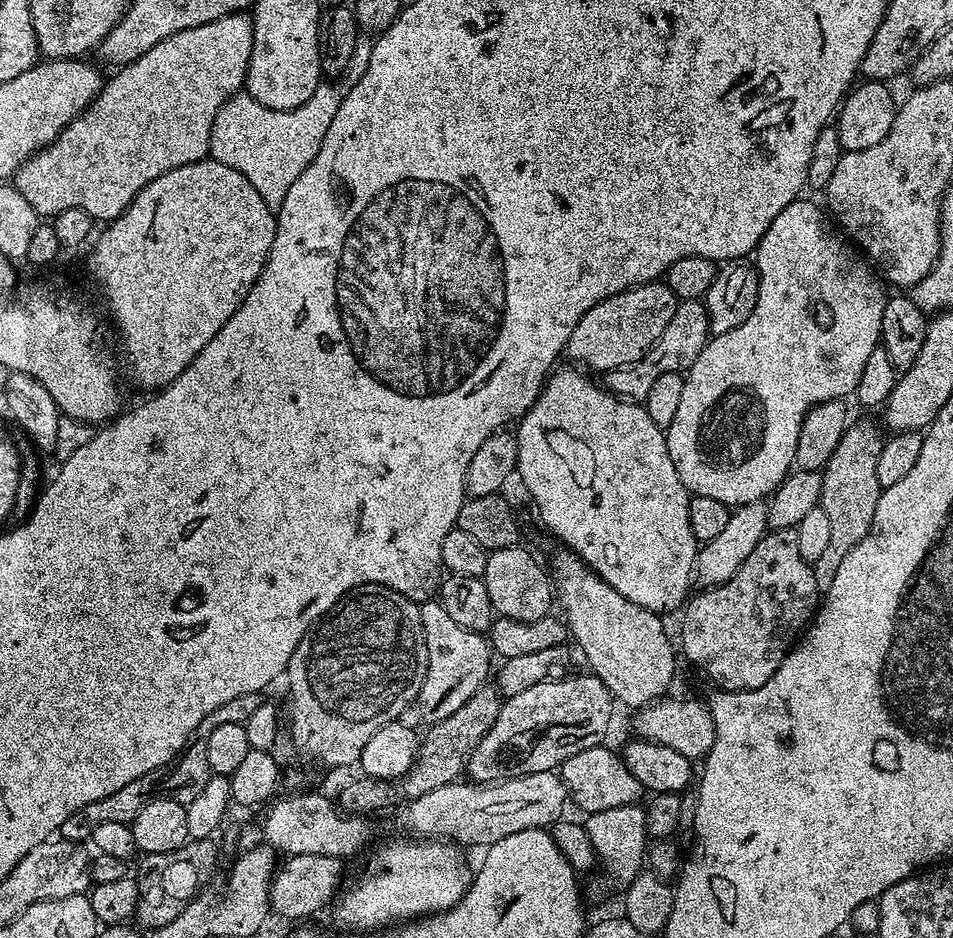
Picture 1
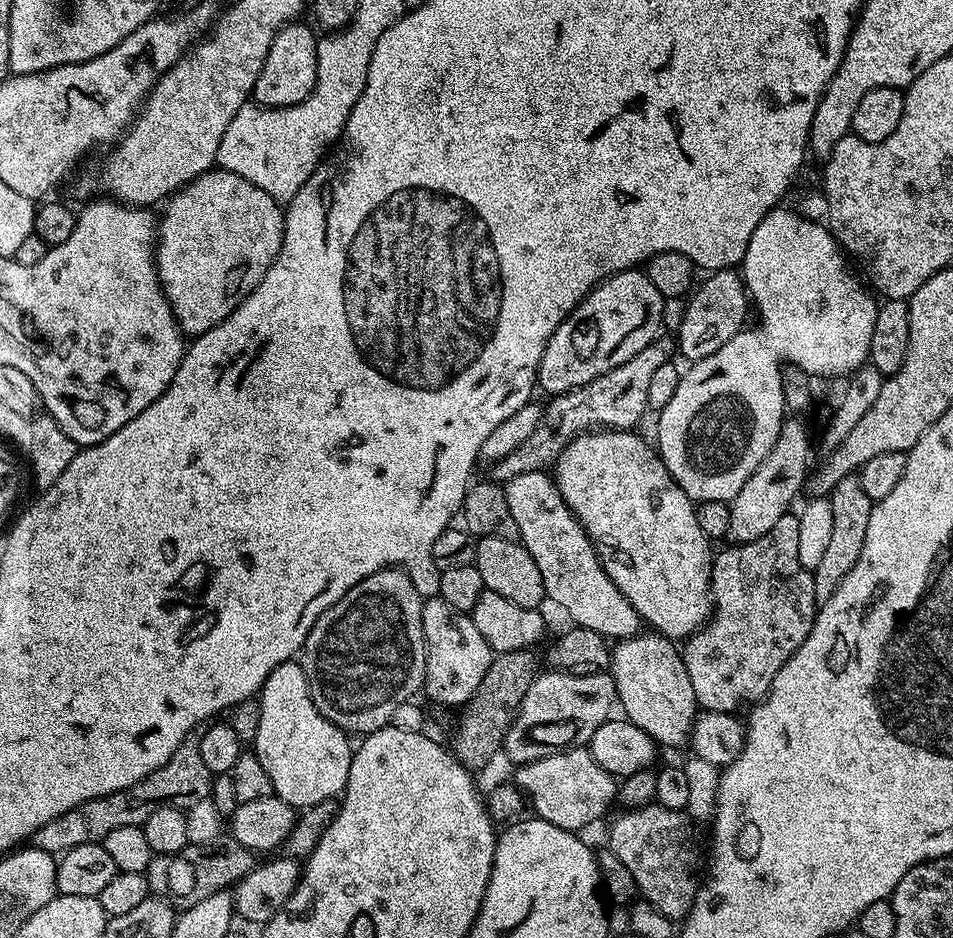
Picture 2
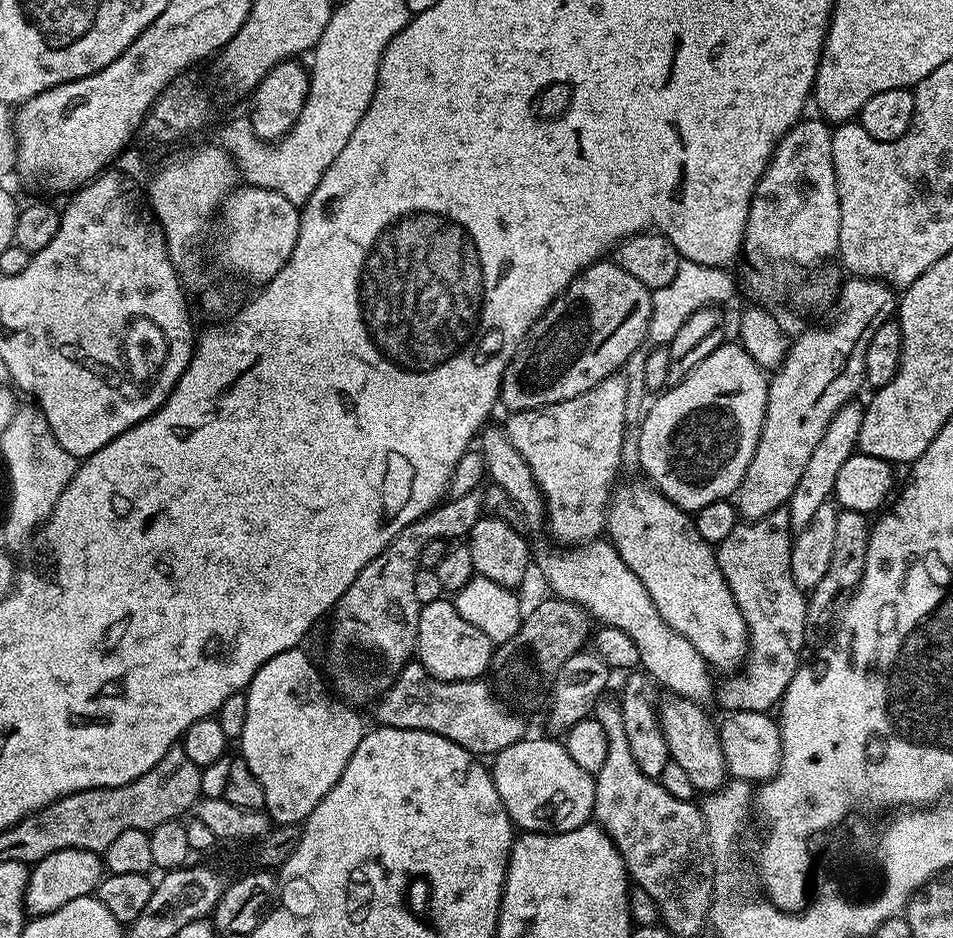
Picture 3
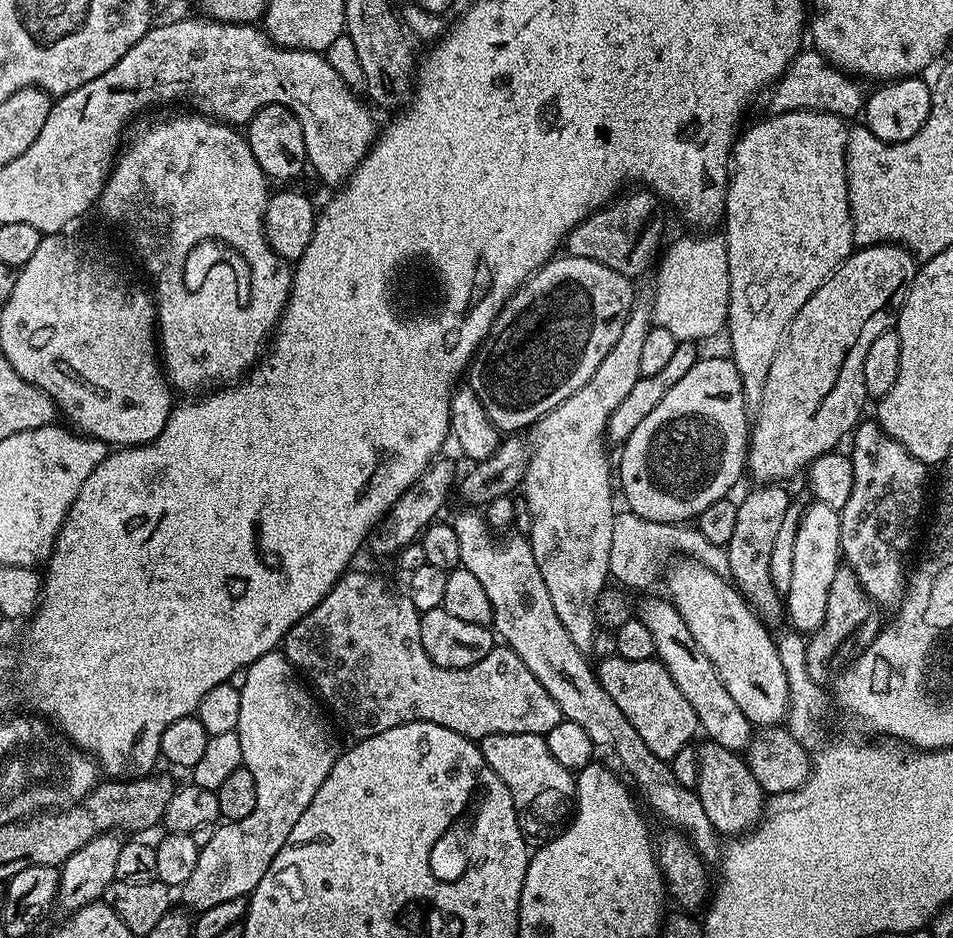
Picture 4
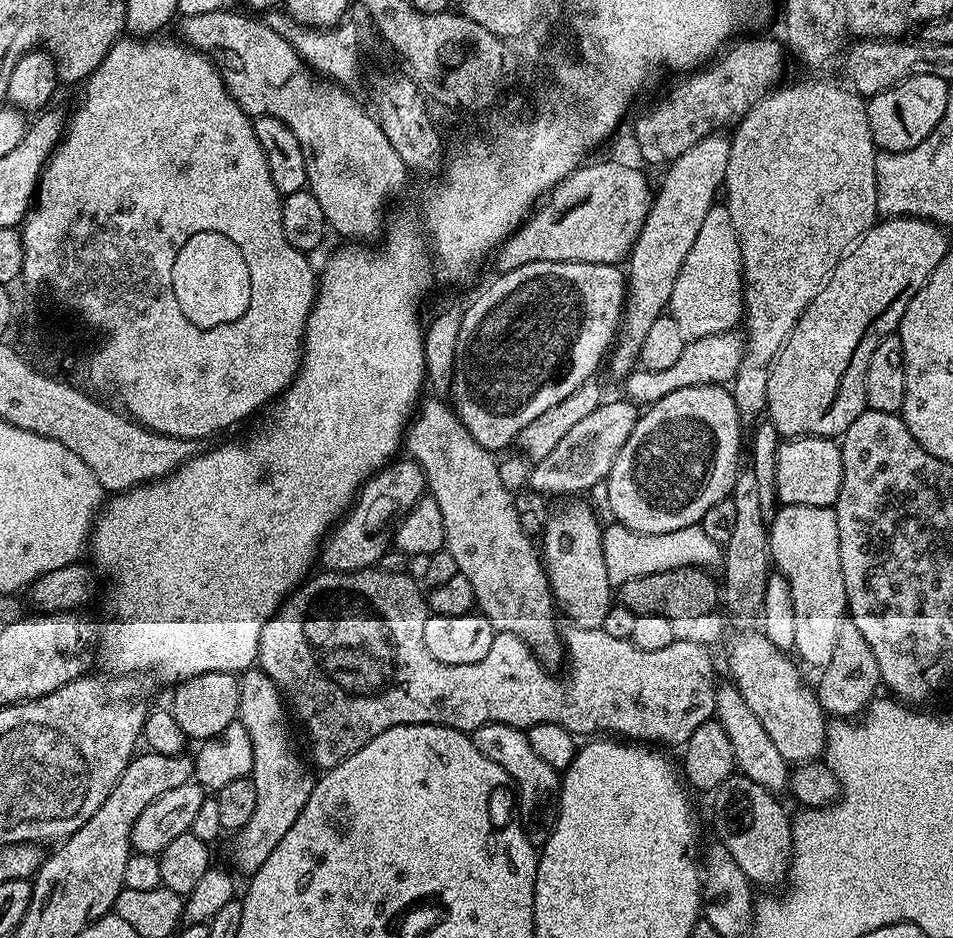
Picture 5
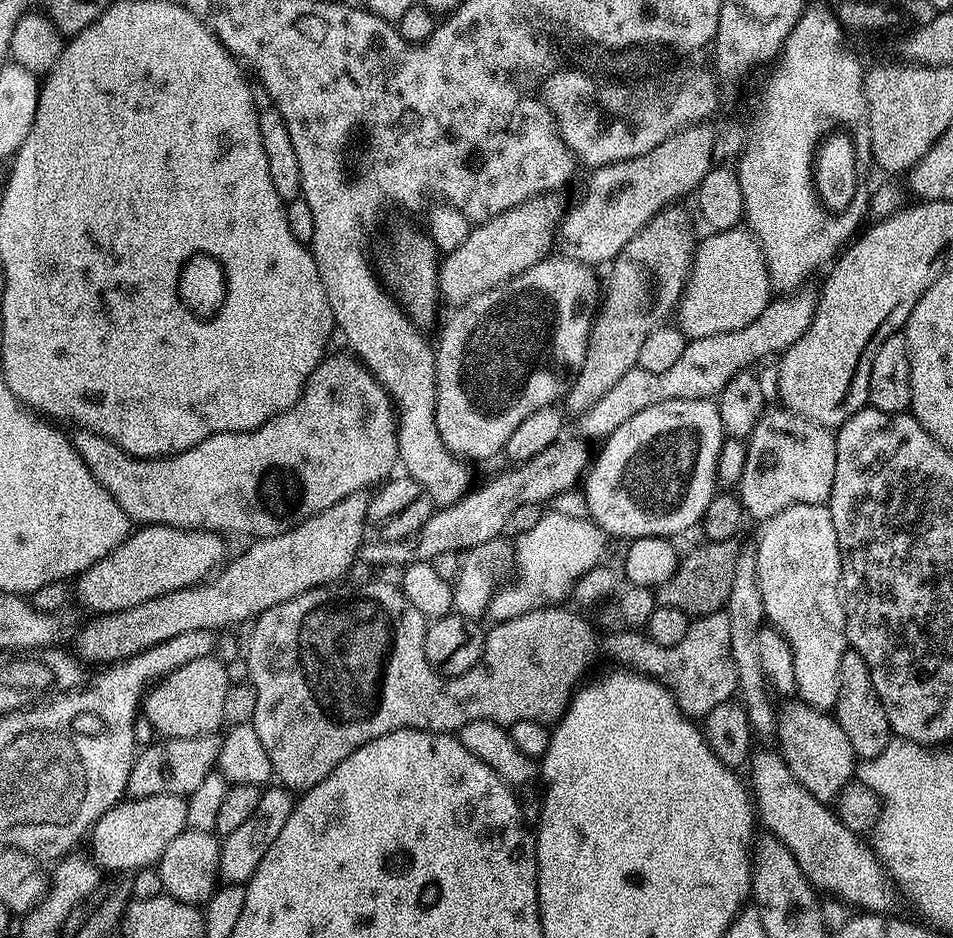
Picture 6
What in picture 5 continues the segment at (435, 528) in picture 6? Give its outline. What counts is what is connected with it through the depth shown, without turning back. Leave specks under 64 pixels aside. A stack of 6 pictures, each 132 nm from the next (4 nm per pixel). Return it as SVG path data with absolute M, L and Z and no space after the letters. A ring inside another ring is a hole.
M619 399L609 404L608 401L600 403L594 414L586 414L582 422L577 422L546 458L535 461L527 487L536 492L549 492L552 496L572 496L575 492L587 493L596 484L607 481L638 419L637 405L627 399Z

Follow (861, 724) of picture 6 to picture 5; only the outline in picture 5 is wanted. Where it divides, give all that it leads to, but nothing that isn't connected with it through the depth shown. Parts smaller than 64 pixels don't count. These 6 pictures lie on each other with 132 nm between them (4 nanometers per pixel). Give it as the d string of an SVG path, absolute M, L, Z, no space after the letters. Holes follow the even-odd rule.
M845 622L838 630L838 643L834 646L834 655L819 673L820 681L815 681L816 697L825 713L832 718L856 718L872 703L877 695L876 687L881 687L878 661L874 659L866 638L858 631L858 626Z

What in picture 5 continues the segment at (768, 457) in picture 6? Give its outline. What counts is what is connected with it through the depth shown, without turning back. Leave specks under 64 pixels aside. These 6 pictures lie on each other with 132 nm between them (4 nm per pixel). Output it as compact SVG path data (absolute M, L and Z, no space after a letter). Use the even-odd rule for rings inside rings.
M797 436L783 441L776 455L776 499L781 505L835 505L842 486L842 454L840 444L826 436Z

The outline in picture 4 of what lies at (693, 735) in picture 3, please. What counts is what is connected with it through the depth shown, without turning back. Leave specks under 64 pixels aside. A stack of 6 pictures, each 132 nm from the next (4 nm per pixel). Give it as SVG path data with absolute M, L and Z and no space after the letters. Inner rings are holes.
M711 742L699 745L700 781L696 783L696 792L702 806L706 809L710 822L724 838L735 838L751 832L760 823L764 815L766 793L758 784L758 778L750 770L747 759L741 753L726 750Z

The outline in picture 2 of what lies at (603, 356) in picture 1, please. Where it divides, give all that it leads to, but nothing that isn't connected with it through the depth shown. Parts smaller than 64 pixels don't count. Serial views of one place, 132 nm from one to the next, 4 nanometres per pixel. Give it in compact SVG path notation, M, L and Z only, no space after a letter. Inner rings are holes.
M633 270L631 272L619 272L610 278L600 281L587 296L584 297L578 307L558 326L558 330L554 330L554 334L550 338L550 342L546 346L546 350L542 354L542 362L540 363L540 374L538 377L538 384L541 389L545 388L548 394L557 394L566 391L572 391L576 387L582 386L598 378L599 375L606 374L607 371L614 370L616 366L621 366L624 362L628 362L630 358L638 354L640 350L645 350L646 346L650 346L652 340L659 337L662 332L662 325L664 323L664 302L665 296L658 294L658 289L655 288L654 282L650 282L647 271Z

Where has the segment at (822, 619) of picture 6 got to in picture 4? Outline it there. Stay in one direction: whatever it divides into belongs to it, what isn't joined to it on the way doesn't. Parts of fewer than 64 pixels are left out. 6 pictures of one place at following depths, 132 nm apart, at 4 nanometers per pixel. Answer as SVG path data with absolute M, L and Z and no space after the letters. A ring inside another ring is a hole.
M812 502L800 515L798 538L794 538L794 567L790 590L786 594L786 616L803 634L816 632L826 618L826 598L834 583L834 574L842 566L840 550L840 513L835 508Z

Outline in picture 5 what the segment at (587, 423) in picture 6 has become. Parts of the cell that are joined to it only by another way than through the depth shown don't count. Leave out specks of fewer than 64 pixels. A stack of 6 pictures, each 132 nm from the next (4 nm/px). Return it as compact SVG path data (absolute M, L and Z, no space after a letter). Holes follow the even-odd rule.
M736 330L722 334L710 334L706 338L687 341L682 355L678 357L678 362L674 362L674 366L653 372L643 370L629 372L623 381L623 384L625 383L623 395L637 406L651 406L657 404L662 398L674 394L674 390L682 390L690 386L702 386L703 384L727 385L735 380L738 366L742 362L745 351L745 337Z

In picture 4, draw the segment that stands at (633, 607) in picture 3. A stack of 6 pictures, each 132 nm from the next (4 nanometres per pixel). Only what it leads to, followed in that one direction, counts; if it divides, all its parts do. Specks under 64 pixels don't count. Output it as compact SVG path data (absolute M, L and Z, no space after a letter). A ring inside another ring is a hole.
M671 599L664 600L644 600L638 604L638 618L646 622L650 629L650 634L654 638L656 647L655 659L661 660L670 670L670 678L686 694L686 700L690 706L694 706L696 717L702 729L711 743L718 746L726 746L726 750L743 753L748 745L752 743L754 726L742 714L742 709L738 707L738 702L734 702L734 697L730 690L722 682L714 662L702 654L702 646L694 642L694 634L690 634L690 626L686 626L686 618L678 614L678 610L671 602Z

